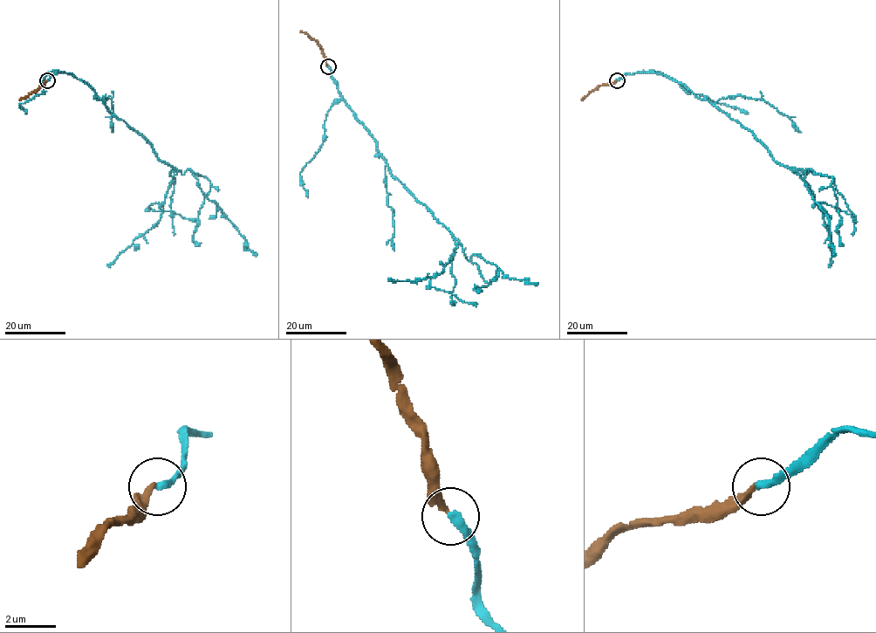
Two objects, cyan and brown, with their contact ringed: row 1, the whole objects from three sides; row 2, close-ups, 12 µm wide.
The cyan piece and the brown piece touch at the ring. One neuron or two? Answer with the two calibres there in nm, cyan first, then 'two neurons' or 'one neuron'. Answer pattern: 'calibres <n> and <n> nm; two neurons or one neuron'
calibres 320 and 260 nm; two neurons

